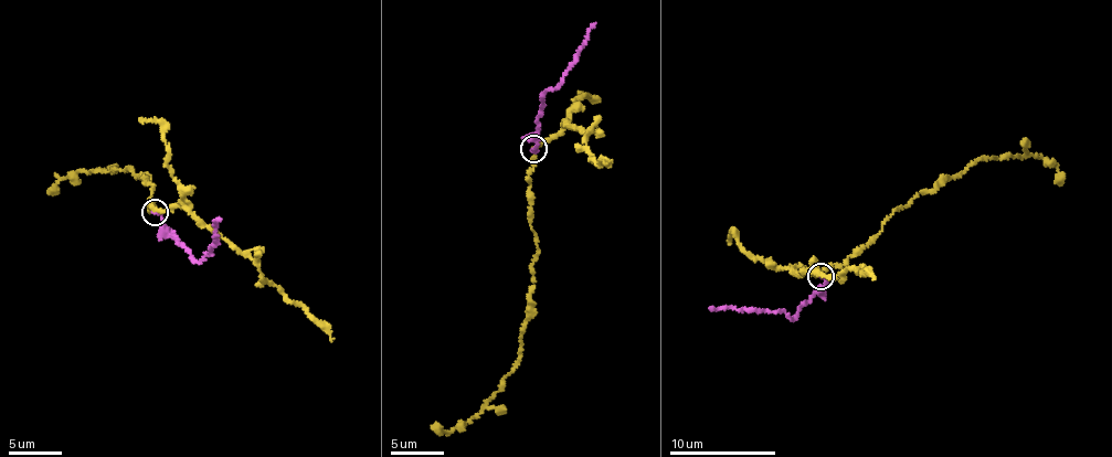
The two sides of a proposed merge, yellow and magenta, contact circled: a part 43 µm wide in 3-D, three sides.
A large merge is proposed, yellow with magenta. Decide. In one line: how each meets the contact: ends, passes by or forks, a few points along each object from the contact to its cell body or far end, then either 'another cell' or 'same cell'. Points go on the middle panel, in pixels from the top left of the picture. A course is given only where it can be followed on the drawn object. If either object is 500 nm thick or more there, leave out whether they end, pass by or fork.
yellow passes by | magenta ends | yellow via (533, 149), (530, 212), (538, 248), (518, 361), (498, 391), (484, 401), (470, 421), (448, 431), (431, 425) | magenta via (533, 149), (536, 121), (547, 91), (560, 85), (595, 23) | another cell

